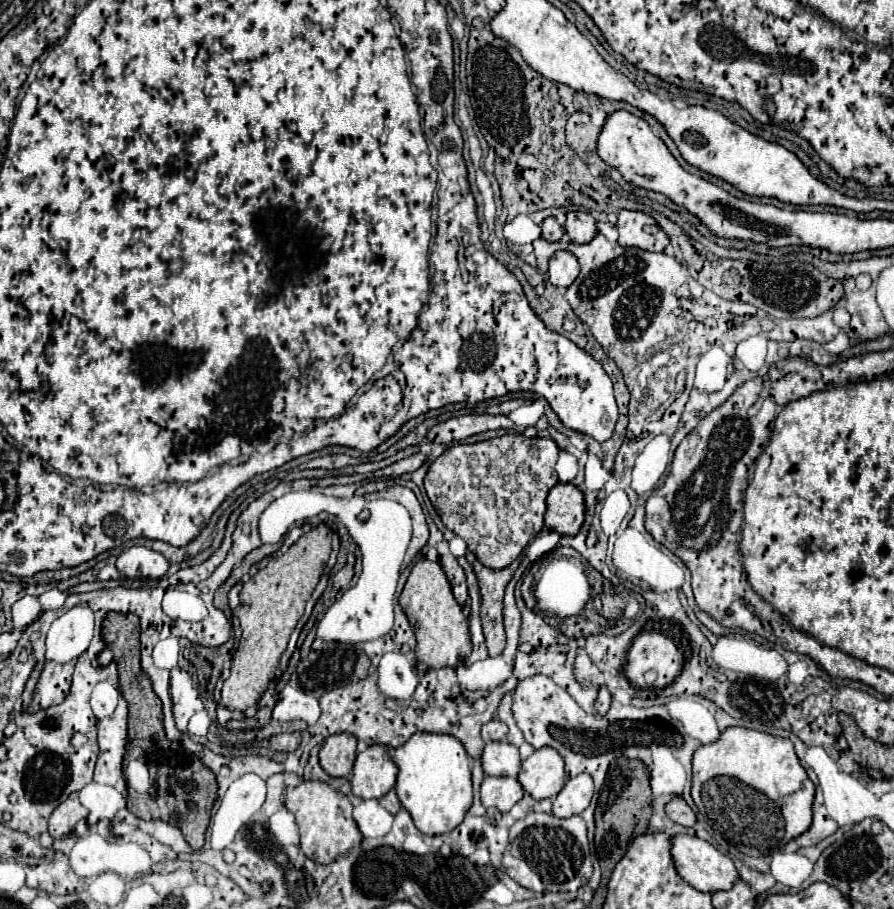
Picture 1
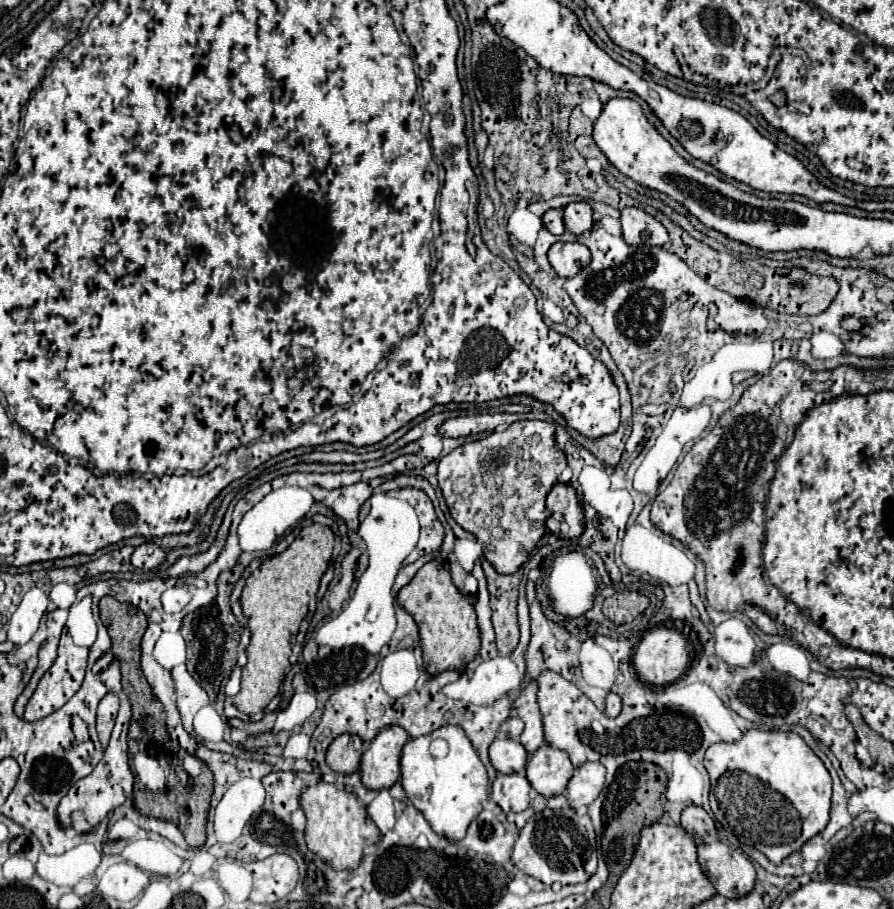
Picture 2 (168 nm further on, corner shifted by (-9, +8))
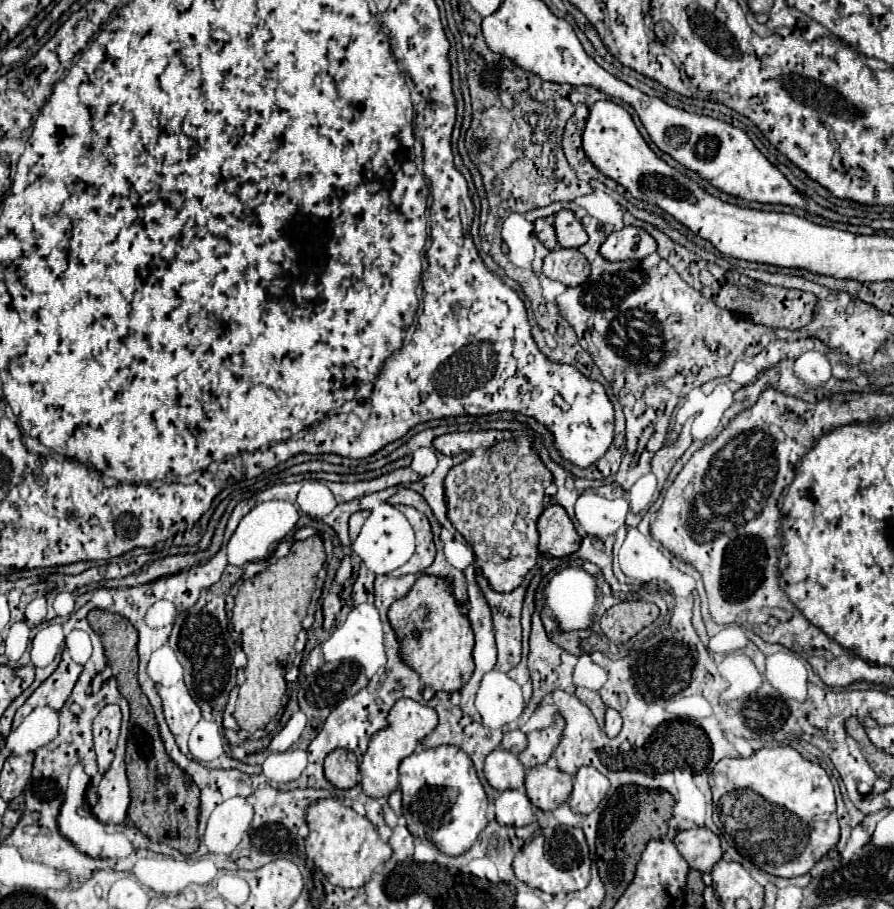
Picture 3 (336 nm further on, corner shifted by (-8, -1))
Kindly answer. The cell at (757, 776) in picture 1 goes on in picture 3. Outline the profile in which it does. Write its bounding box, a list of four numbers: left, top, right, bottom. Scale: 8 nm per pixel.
[710,745,840,875]

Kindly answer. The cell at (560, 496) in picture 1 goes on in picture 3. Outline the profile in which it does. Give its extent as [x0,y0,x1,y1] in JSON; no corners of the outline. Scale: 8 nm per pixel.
[538,505,582,557]

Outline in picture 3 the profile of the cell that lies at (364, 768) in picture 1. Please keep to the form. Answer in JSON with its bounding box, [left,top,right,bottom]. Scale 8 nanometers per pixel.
[360,699,438,799]

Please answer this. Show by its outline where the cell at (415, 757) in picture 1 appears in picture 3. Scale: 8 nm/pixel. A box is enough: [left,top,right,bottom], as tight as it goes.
[400,745,488,855]

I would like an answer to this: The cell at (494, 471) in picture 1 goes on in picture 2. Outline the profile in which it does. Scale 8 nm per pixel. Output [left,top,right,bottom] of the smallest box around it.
[437,420,565,574]

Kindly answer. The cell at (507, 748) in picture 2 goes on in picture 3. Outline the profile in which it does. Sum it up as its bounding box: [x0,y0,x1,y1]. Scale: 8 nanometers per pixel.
[484,749,524,791]

